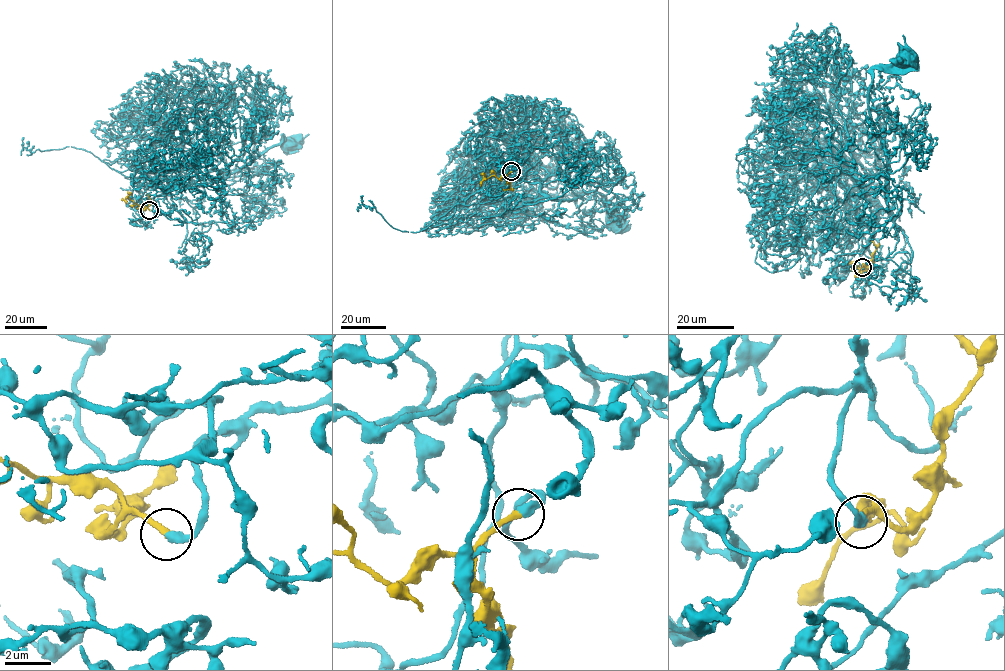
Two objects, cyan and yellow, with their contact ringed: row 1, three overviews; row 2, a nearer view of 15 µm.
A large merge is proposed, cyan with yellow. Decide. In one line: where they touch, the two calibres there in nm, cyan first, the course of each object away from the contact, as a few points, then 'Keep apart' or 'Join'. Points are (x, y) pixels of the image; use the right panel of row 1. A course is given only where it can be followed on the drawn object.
Place: (862, 267). Thickness 400 nm (cyan) against 280 nm. Course of cyan: (862, 267), (865, 226), (855, 203), (862, 194), (882, 187), (888, 176), (868, 105), (873, 69), (904, 61). Course of yellow: (862, 267), (863, 263), (864, 266), (857, 268), (849, 262). Join

